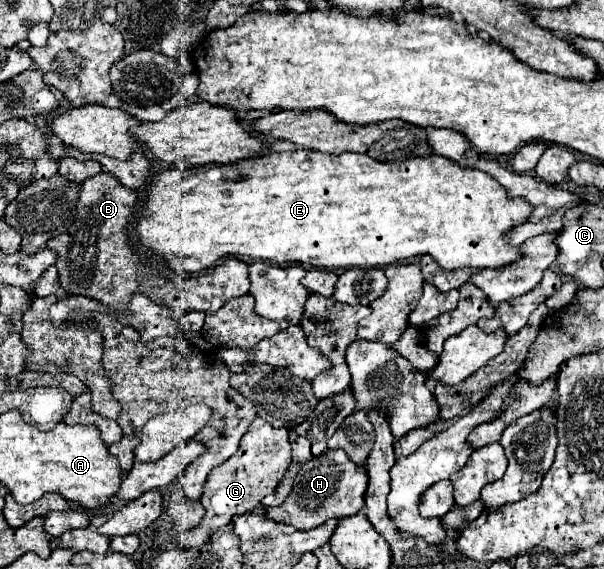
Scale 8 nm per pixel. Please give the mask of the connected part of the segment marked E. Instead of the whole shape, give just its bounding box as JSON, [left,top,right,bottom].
[136,150,532,274]

